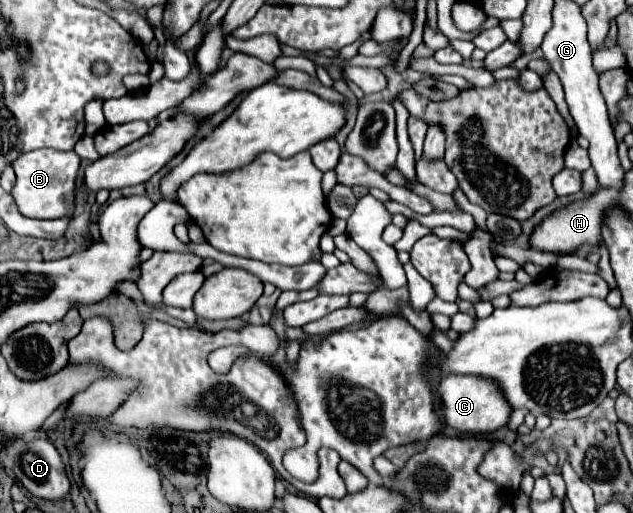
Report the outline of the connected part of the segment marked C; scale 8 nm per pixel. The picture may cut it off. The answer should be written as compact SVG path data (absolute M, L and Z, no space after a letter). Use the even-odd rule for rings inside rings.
M469 375L445 377L437 387L437 397L441 399L441 413L445 425L467 435L483 435L497 431L505 427L511 413L509 403L501 399L501 391L497 391L493 383L485 383L483 379L473 379Z

